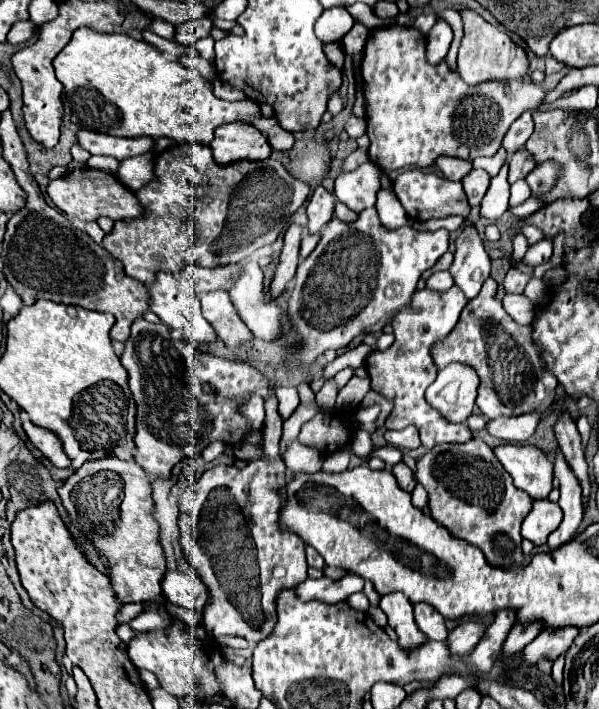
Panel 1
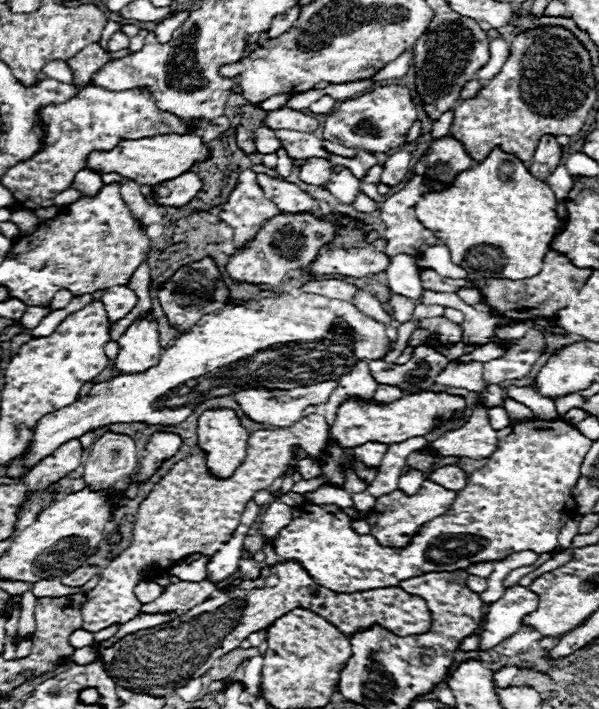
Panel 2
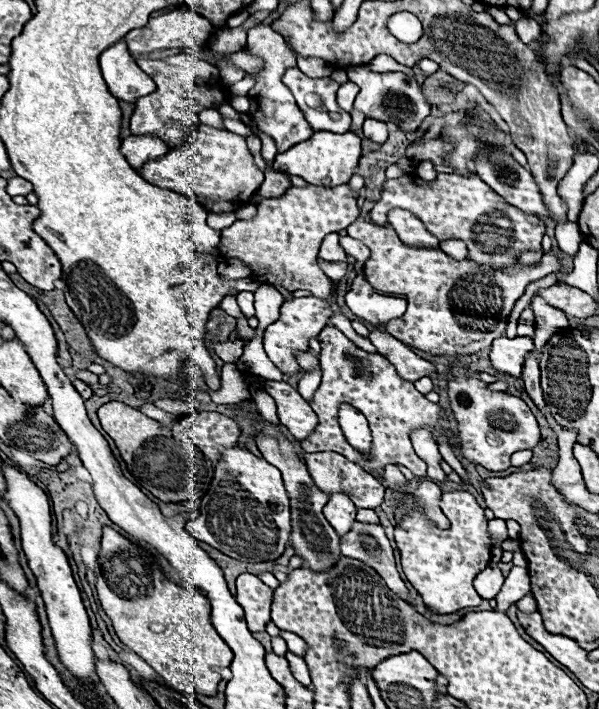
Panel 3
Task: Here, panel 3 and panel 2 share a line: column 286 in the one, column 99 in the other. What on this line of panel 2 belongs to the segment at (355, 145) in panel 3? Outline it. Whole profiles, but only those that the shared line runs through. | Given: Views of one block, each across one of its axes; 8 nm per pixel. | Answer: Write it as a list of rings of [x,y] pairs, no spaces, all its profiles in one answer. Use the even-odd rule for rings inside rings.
[[[164,134],[164,136],[152,136],[152,138],[140,138],[140,140],[122,140],[112,150],[90,152],[86,158],[86,168],[98,174],[116,172],[128,180],[134,180],[140,186],[142,184],[154,186],[188,172],[194,162],[202,162],[206,158],[208,158],[208,150],[206,150],[206,144],[202,144],[200,136]]]

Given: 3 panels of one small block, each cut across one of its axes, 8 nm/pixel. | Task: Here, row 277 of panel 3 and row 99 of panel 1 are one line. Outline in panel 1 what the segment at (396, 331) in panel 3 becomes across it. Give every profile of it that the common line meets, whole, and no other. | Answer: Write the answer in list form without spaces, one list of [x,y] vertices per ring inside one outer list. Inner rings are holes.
[[[390,26],[390,28],[376,28],[368,34],[366,46],[364,46],[364,58],[362,58],[362,80],[364,80],[364,98],[366,98],[366,122],[368,122],[368,138],[370,138],[370,160],[382,168],[382,170],[400,170],[400,168],[428,168],[434,164],[434,160],[438,156],[458,156],[464,160],[474,160],[476,156],[494,156],[500,148],[500,142],[504,138],[504,134],[508,132],[510,124],[526,110],[536,110],[542,102],[544,102],[544,88],[536,86],[528,80],[508,80],[508,82],[486,82],[486,84],[478,84],[478,86],[468,86],[458,74],[452,74],[446,68],[446,62],[442,62],[440,66],[430,66],[424,58],[426,52],[426,38],[424,34],[420,34],[416,28],[408,28],[408,26]]]

